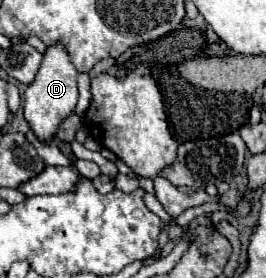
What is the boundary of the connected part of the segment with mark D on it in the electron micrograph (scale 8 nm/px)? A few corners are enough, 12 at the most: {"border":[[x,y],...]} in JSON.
{"border":[[63,43],[43,53],[25,91],[25,119],[55,135],[77,105],[77,67]]}

